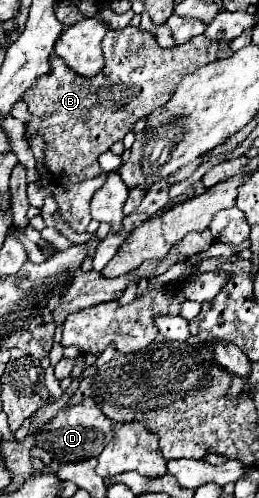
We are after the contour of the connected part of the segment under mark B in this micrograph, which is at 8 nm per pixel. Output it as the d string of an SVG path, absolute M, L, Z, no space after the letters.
M125 27L125 29L107 31L103 39L103 55L105 55L103 73L91 79L79 77L65 65L65 61L59 55L51 55L49 59L51 69L43 77L39 77L39 81L31 87L31 91L27 91L25 103L29 105L29 113L31 113L27 131L31 135L41 135L45 139L47 167L59 185L81 183L85 179L99 175L101 167L97 163L97 157L109 151L113 143L121 141L125 133L129 133L139 119L149 117L157 107L167 103L171 93L175 93L183 75L193 73L195 69L215 61L219 57L219 43L207 39L205 35L197 35L185 45L165 49L157 43L151 31L143 31L141 27Z

